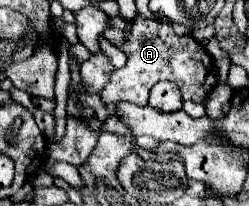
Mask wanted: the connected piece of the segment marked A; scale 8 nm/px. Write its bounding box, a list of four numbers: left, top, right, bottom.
[101,16,217,104]

